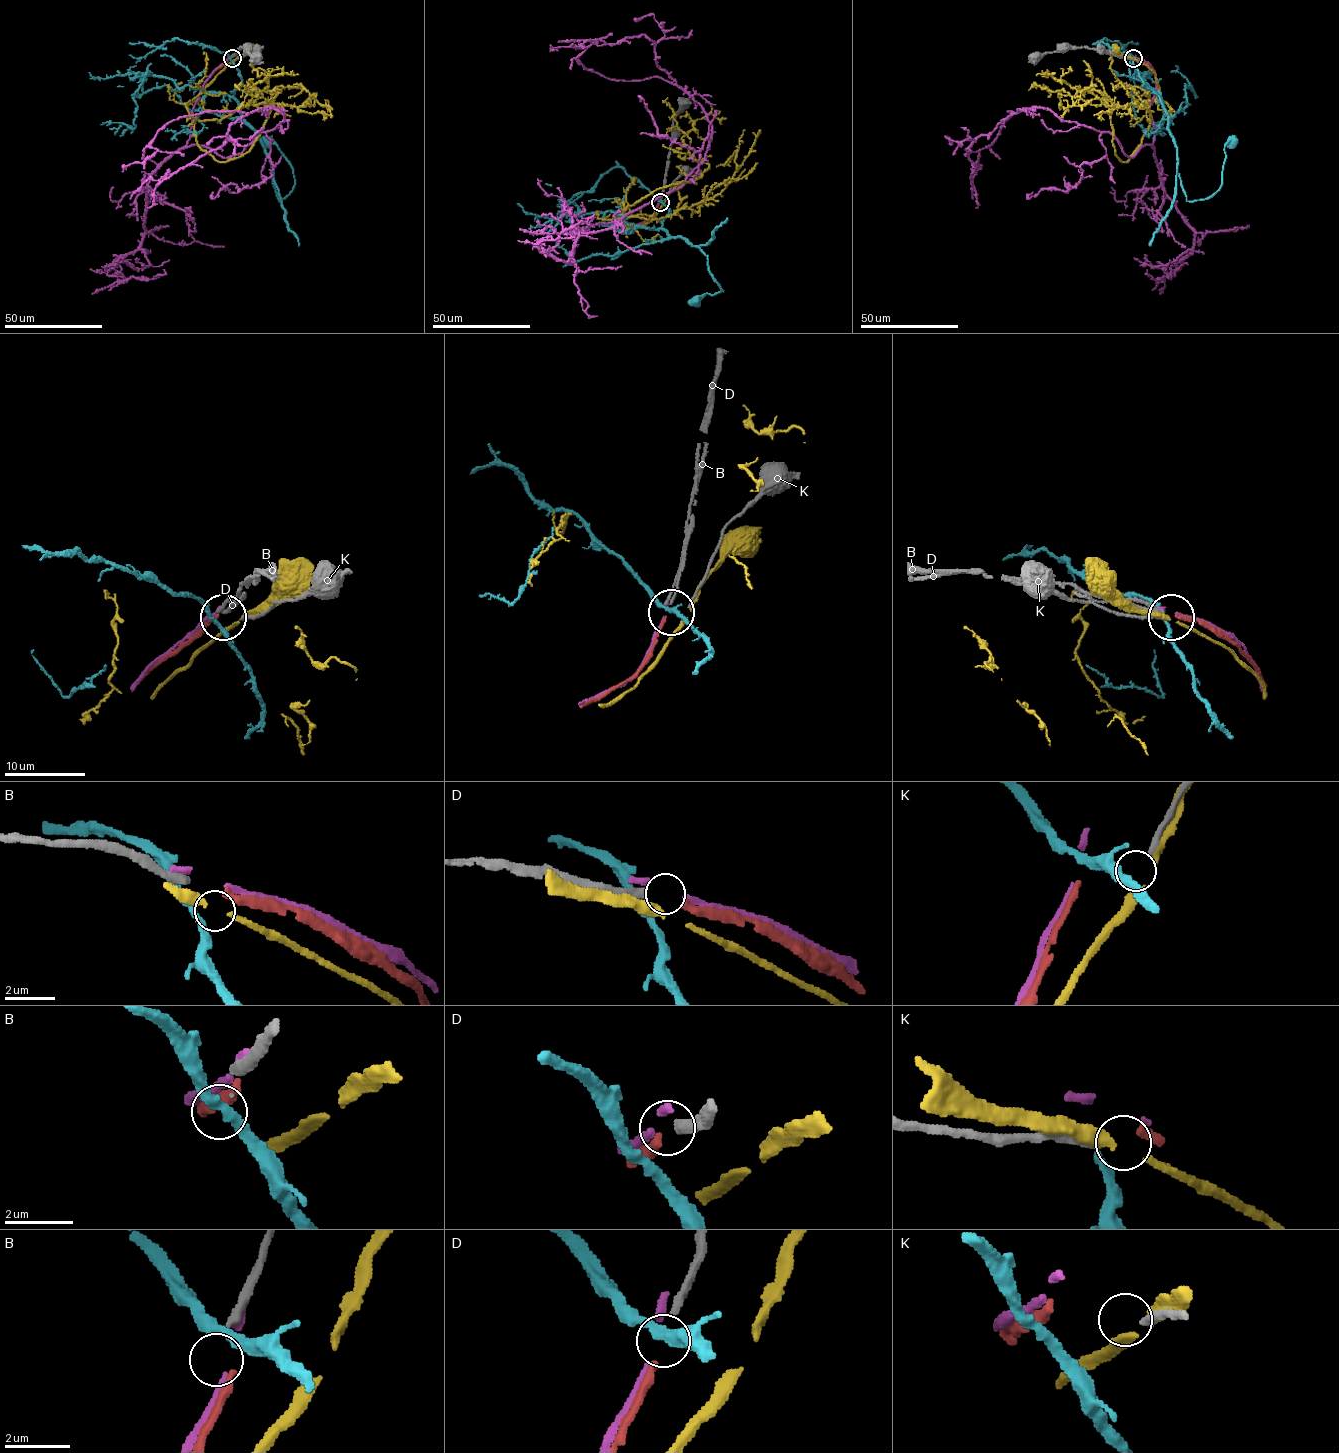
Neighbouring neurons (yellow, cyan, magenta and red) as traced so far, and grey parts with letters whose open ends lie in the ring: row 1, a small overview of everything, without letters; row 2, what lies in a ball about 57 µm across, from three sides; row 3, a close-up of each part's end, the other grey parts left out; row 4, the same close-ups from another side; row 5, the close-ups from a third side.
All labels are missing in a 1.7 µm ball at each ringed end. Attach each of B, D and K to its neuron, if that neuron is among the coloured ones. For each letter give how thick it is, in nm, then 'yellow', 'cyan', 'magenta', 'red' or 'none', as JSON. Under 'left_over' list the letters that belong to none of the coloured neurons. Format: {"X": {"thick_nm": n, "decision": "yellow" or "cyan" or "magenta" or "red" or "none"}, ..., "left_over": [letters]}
{"B": {"thick_nm": 100, "decision": "none"}, "D": {"thick_nm": 300, "decision": "red"}, "K": {"thick_nm": 240, "decision": "none"}, "left_over": ["B", "K"]}

